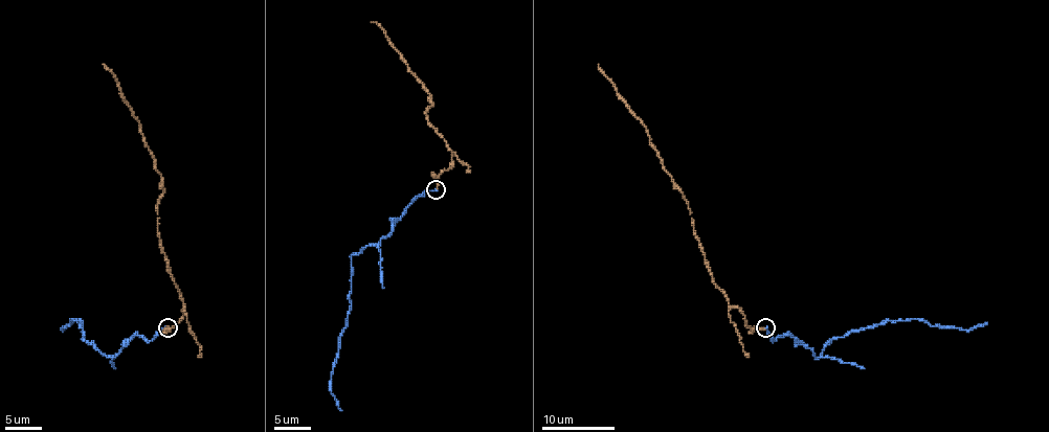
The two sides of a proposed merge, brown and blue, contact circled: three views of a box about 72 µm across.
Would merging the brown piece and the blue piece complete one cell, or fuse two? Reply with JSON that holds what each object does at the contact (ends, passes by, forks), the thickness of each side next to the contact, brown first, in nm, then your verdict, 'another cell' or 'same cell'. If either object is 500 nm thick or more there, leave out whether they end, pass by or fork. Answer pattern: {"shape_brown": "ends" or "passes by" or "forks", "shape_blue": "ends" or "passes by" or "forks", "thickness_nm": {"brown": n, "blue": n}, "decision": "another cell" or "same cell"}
{"shape_brown": "ends", "shape_blue": "ends", "thickness_nm": {"brown": 160, "blue": 170}, "decision": "same cell"}

